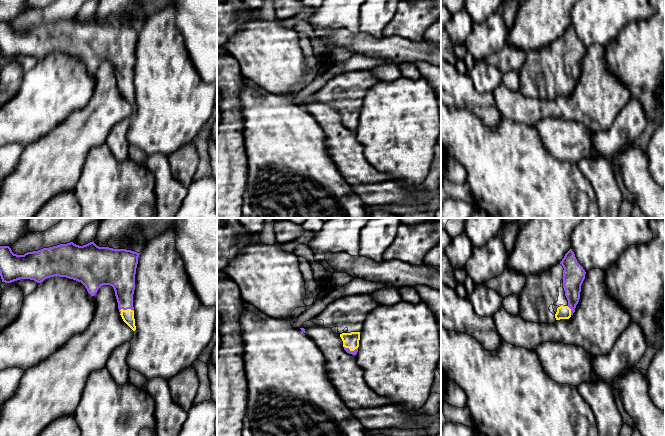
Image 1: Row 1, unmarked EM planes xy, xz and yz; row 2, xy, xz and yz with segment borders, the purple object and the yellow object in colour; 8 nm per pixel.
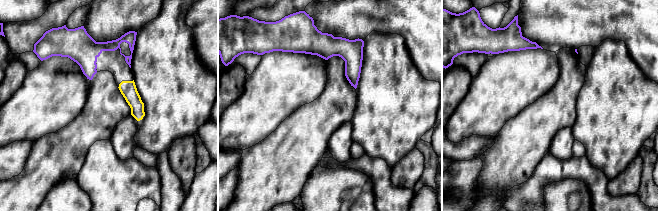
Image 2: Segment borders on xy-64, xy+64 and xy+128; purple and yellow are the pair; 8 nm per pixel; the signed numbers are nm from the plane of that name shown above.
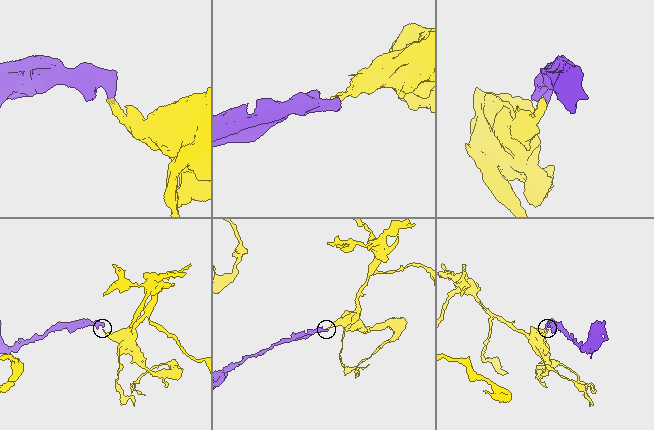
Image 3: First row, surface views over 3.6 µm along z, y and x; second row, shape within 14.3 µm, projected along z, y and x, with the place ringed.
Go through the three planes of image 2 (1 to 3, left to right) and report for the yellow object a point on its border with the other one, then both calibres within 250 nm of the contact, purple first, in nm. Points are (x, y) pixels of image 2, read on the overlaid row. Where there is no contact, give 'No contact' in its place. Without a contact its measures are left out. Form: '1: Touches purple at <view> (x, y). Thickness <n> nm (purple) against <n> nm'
1: No contact
2: No contact
3: No contact

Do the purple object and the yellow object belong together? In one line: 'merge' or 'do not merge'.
merge

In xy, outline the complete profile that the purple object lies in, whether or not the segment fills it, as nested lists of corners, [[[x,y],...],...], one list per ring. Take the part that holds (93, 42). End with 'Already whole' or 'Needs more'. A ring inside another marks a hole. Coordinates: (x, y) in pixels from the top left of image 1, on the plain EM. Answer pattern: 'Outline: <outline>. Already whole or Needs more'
Outline: [[[94,17],[79,22],[73,18],[27,28],[24,31],[14,30],[9,22],[0,22],[0,52],[2,58],[11,59],[20,55],[30,55],[37,59],[59,52],[81,58],[88,69],[94,72],[103,61],[110,61],[115,67],[118,85],[123,97],[136,106],[133,83],[135,50],[139,29],[126,25],[99,23]]]. Needs more

